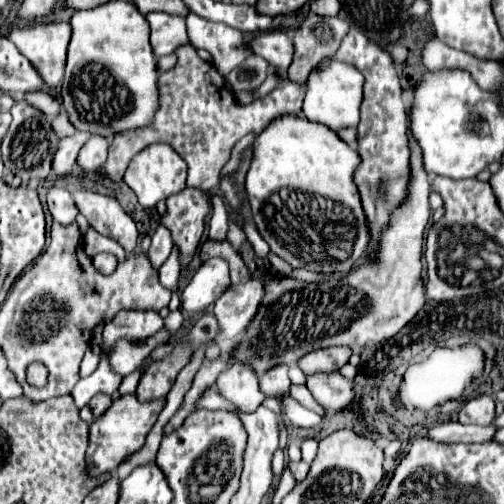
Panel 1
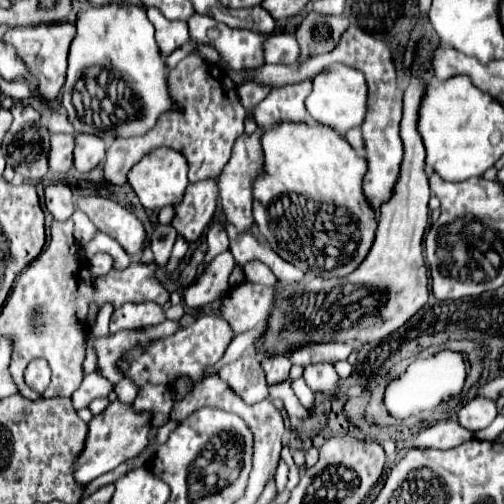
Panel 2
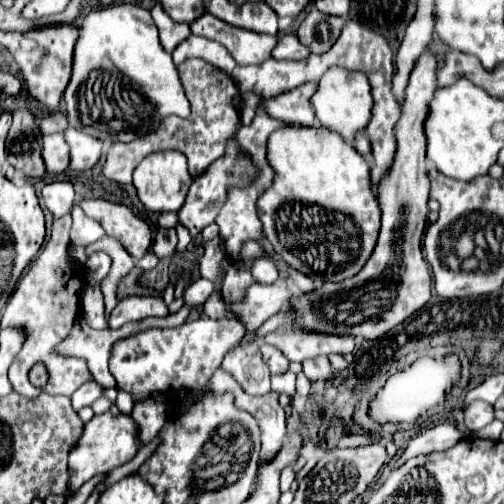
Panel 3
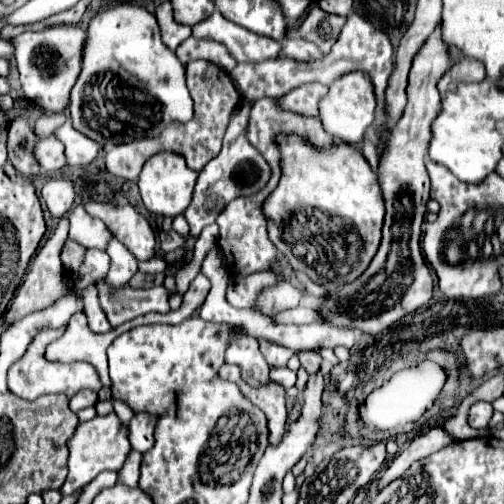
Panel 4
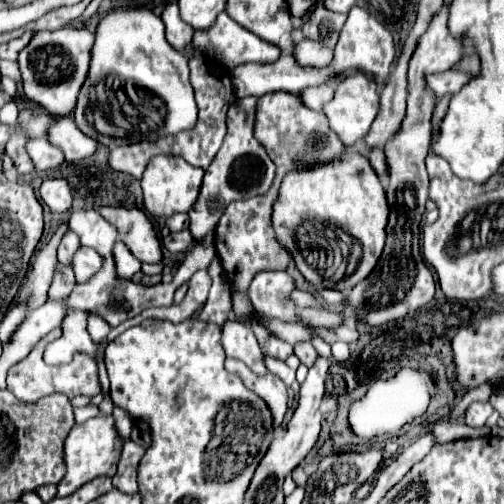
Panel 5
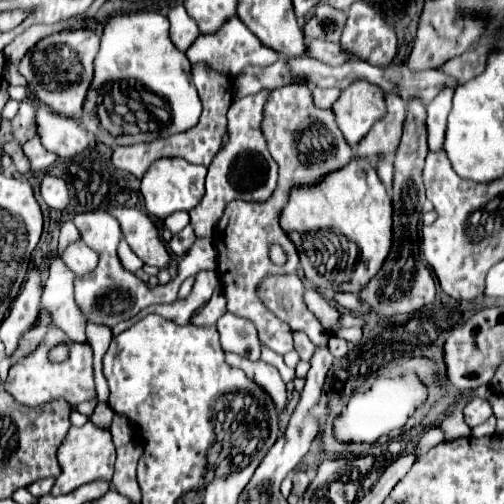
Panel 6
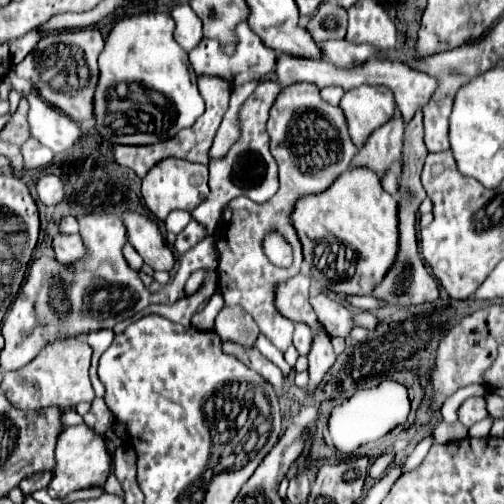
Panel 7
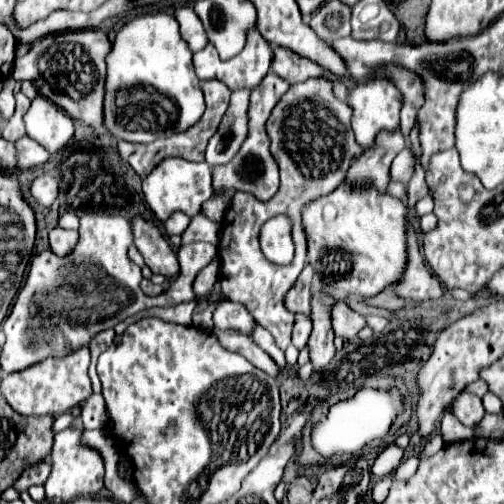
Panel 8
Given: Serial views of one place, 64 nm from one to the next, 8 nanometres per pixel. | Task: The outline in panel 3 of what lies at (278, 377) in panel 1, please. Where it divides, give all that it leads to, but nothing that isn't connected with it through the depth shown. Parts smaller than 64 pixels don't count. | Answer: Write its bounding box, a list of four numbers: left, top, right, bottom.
[260,344,288,374]

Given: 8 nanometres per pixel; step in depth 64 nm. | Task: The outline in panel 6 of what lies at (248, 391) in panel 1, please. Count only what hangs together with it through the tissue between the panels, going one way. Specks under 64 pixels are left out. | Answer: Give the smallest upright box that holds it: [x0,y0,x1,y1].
[216,312,260,360]

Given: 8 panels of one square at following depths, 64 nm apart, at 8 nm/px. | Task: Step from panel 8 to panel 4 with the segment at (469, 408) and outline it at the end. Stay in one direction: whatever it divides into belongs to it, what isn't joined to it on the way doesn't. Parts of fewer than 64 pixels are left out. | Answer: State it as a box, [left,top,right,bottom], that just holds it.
[468,402,492,428]

